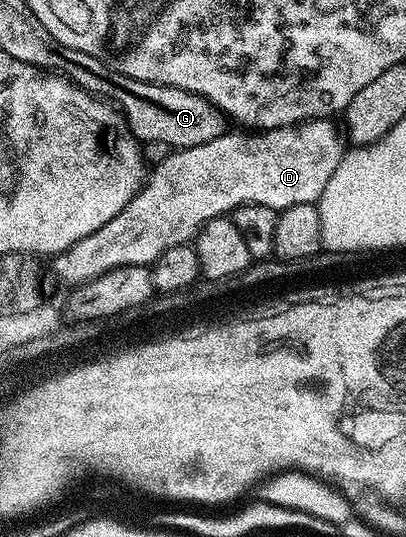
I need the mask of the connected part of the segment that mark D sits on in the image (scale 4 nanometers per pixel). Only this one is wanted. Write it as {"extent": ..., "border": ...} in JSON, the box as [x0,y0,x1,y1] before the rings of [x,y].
{"extent":[55,120,346,288],"border":[[[313,120],[278,130],[236,132],[240,134],[225,132],[194,148],[173,149],[151,167],[134,200],[130,200],[130,204],[126,204],[126,208],[122,208],[110,224],[102,224],[98,232],[90,232],[90,236],[78,240],[69,250],[55,255],[57,276],[69,282],[70,287],[77,288],[111,270],[148,266],[170,248],[191,243],[211,218],[231,215],[233,210],[246,204],[262,204],[279,212],[294,204],[319,203],[330,176],[334,176],[334,168],[338,168],[340,159],[346,153],[345,147],[340,147],[340,138],[332,124],[328,120]]]}

